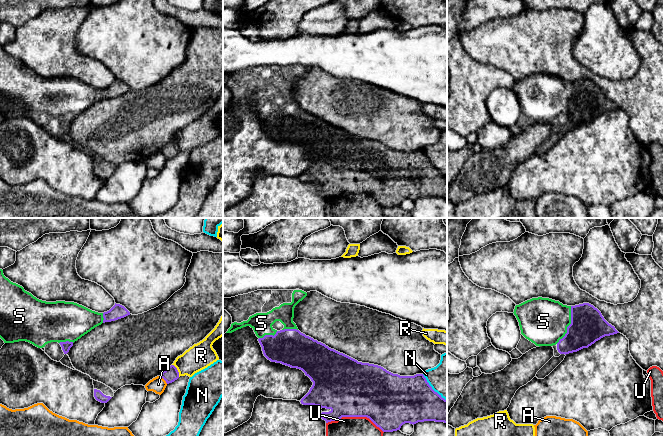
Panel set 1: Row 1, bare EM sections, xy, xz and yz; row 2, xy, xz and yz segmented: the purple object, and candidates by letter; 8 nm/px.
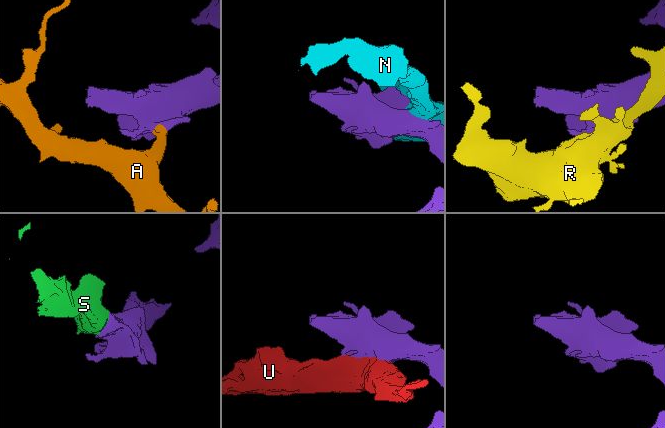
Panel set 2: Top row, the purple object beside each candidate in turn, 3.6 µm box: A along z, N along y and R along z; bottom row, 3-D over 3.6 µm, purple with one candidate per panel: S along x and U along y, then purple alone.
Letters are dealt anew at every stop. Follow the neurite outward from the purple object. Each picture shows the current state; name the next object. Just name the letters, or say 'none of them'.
S

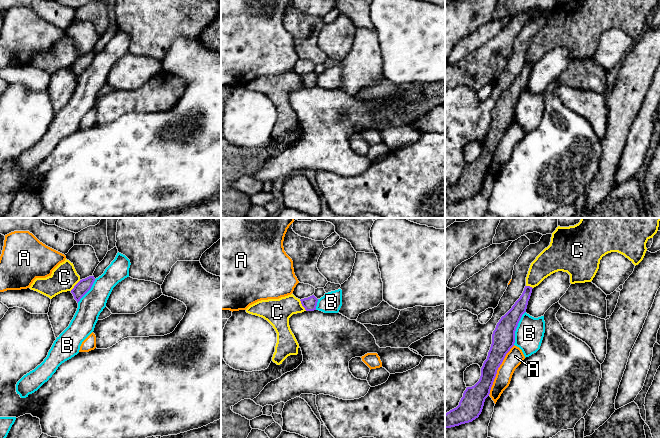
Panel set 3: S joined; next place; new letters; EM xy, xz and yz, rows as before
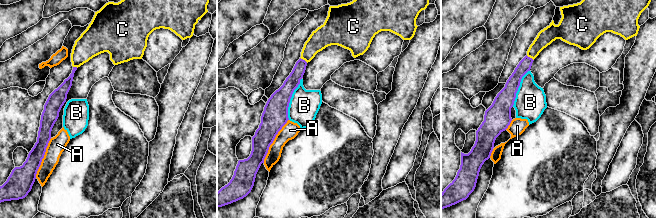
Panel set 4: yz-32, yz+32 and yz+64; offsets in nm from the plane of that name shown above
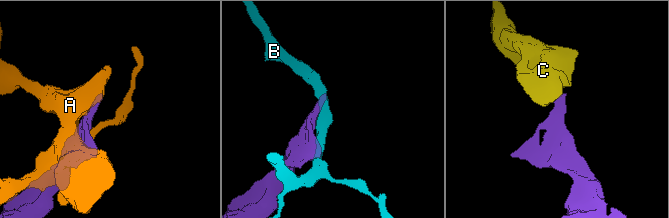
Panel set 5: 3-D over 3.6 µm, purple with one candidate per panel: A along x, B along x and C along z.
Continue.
none of them

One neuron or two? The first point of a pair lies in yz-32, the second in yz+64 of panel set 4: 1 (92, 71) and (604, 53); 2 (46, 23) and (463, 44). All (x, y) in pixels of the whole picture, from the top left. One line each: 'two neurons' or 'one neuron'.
1: one neuron
2: one neuron

